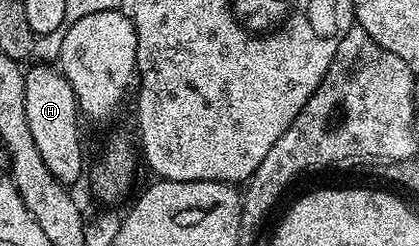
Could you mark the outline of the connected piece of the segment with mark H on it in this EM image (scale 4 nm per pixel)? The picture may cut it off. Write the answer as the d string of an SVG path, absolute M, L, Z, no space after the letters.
M53 64L34 65L25 70L26 82L24 83L24 112L28 115L28 127L32 131L32 140L44 158L44 164L48 171L64 186L74 187L74 184L82 177L82 168L86 165L86 157L82 154L82 129L78 126L80 112L77 97L73 93L73 87L68 79Z

